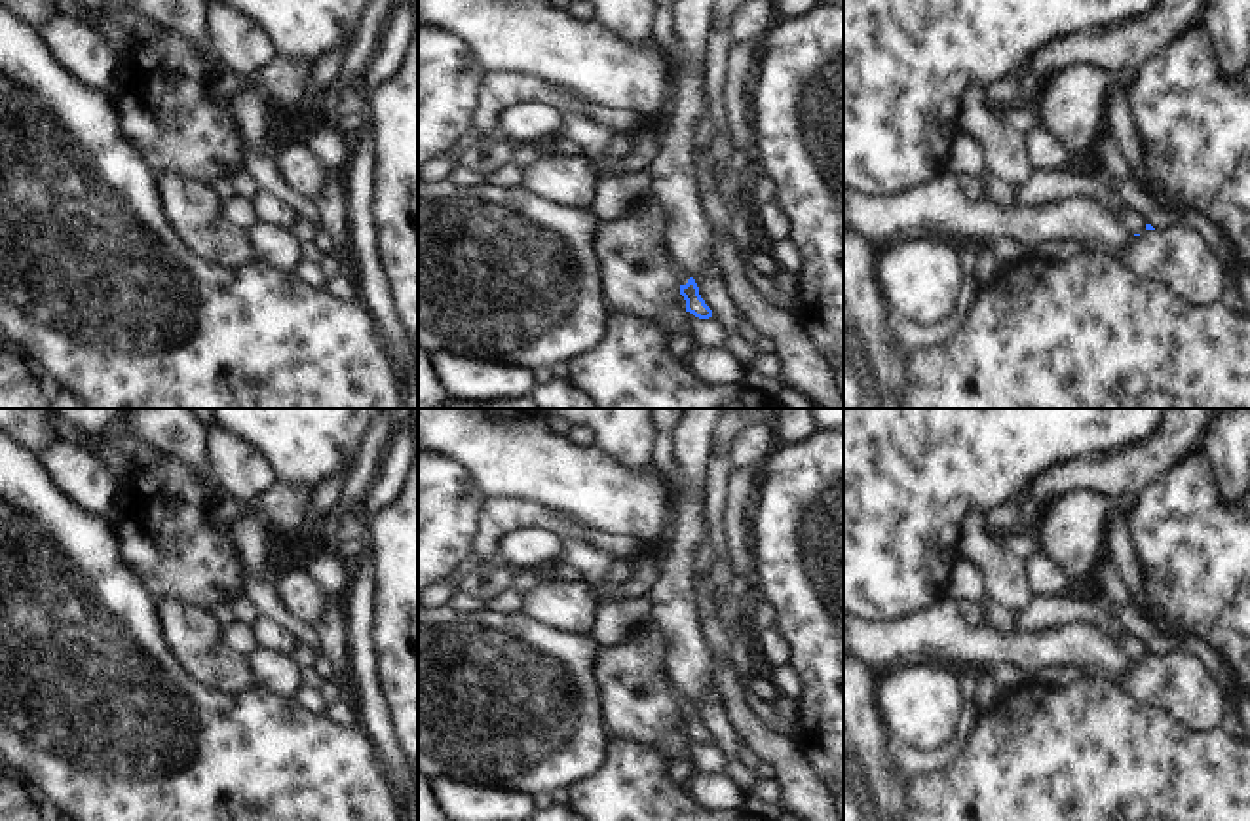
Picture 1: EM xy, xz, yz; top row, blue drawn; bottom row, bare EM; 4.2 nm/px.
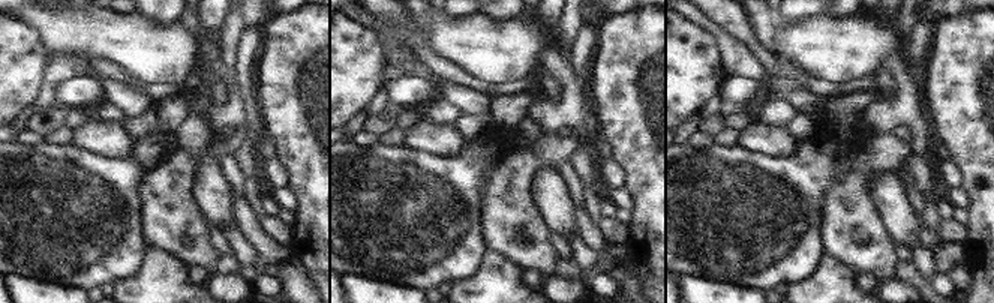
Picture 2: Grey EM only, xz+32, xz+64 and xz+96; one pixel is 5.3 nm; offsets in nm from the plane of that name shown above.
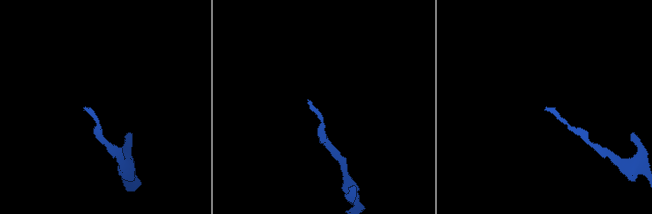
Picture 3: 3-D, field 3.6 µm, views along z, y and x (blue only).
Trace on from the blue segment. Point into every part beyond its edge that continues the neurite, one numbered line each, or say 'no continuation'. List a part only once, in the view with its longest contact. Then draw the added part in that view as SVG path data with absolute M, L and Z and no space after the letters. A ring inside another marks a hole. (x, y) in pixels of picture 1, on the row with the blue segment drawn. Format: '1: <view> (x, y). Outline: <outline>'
1: xz (679, 272). Outline: M665 249L665 257L667 257L667 266L676 277L678 285L686 285L690 279L688 272L672 258L672 255L667 249Z

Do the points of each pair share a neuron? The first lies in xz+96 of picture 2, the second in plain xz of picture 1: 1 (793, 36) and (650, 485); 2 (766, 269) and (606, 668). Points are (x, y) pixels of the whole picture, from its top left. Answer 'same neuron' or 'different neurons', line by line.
1: same neuron
2: different neurons

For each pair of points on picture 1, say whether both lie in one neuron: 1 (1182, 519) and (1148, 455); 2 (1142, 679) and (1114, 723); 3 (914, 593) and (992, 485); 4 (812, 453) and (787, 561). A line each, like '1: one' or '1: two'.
1: two
2: two
3: one
4: one

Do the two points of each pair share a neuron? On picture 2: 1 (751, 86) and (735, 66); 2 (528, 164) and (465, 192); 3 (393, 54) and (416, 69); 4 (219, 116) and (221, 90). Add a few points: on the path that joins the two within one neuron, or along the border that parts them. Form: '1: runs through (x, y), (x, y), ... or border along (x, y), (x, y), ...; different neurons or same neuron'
1: border along (733, 75), (760, 81); different neurons
2: border along (505, 155), (492, 170), (482, 189), (480, 218); different neurons
3: runs through (399, 54), (411, 63); same neuron
4: border along (219, 80), (227, 89), (227, 98), (215, 107); different neurons

